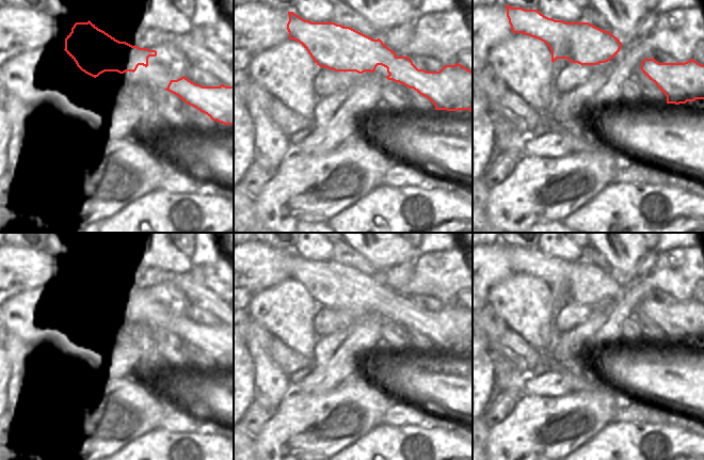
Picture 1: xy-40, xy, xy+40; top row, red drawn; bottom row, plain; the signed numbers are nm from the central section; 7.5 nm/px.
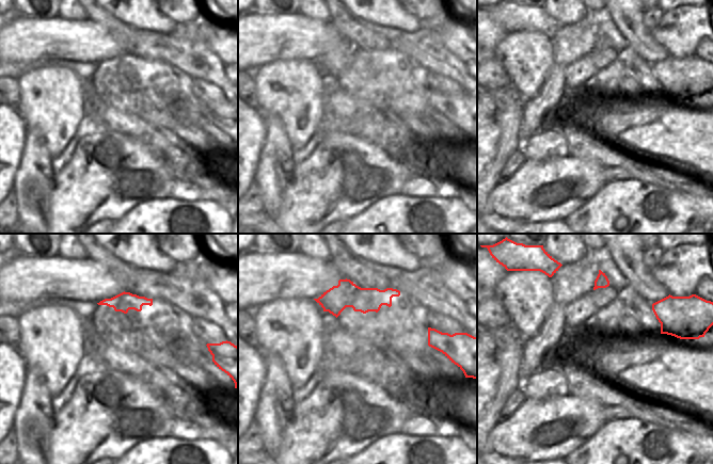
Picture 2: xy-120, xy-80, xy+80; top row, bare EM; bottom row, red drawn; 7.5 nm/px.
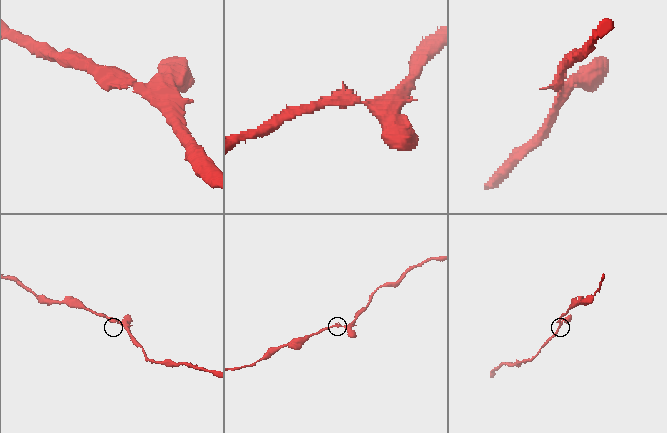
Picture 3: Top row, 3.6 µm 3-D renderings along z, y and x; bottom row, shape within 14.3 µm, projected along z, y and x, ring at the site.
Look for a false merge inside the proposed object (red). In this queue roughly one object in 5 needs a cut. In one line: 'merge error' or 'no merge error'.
no merge error

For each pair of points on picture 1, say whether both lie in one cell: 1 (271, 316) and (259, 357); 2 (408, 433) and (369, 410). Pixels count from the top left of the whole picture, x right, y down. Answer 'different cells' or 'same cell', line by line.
1: different cells
2: different cells

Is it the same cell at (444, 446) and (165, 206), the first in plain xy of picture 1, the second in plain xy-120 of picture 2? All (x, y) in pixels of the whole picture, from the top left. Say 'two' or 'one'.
one

